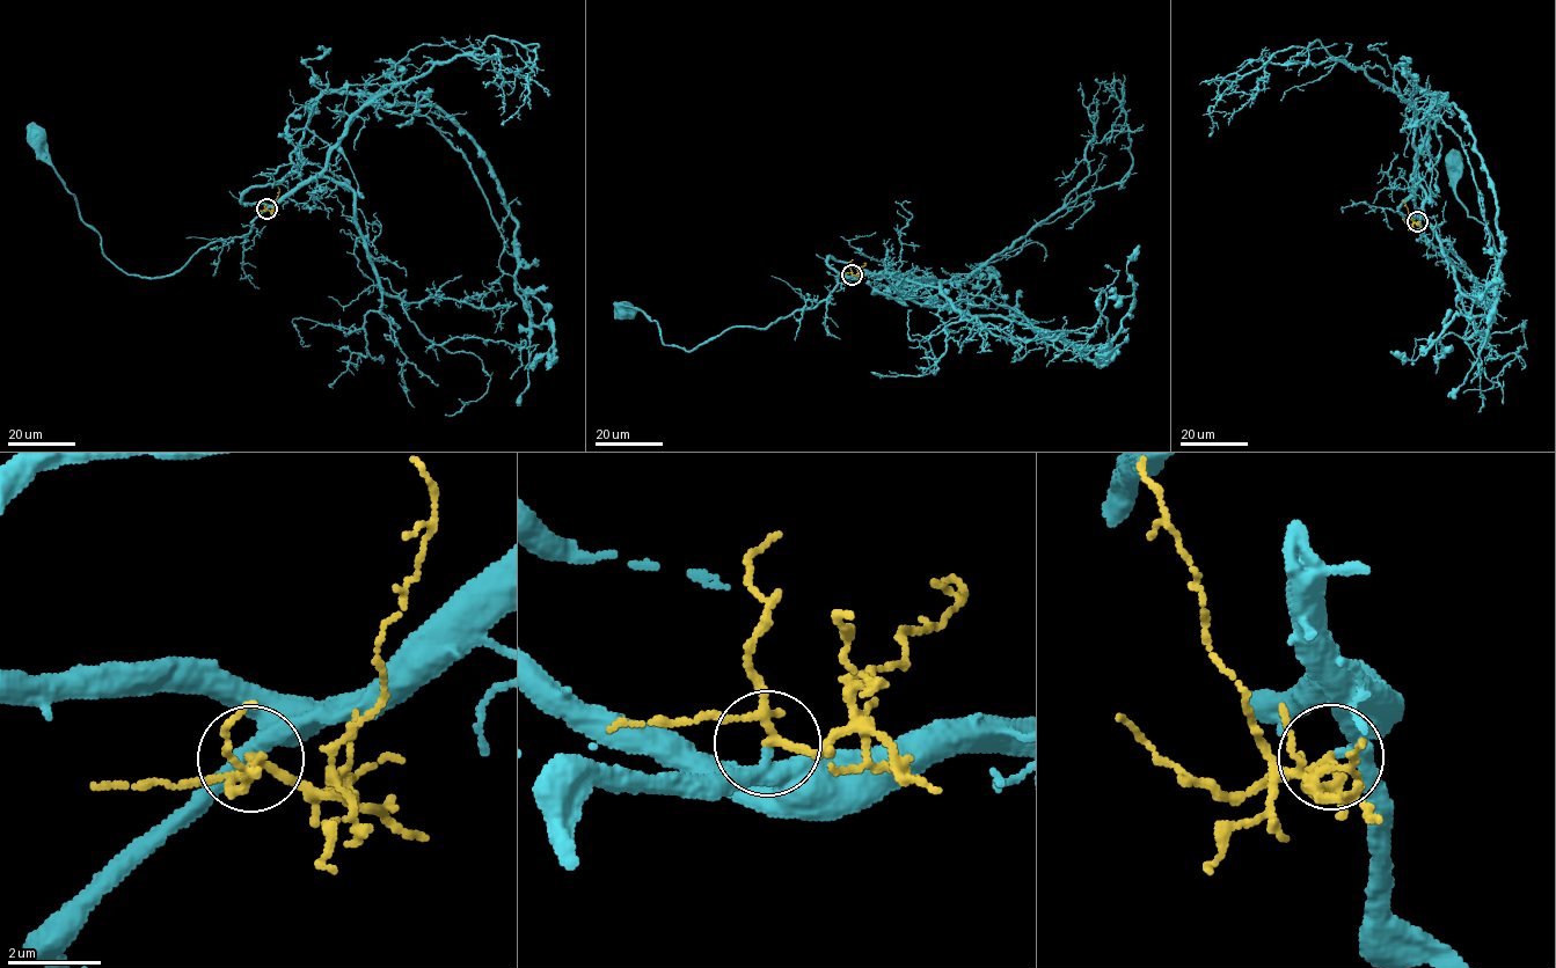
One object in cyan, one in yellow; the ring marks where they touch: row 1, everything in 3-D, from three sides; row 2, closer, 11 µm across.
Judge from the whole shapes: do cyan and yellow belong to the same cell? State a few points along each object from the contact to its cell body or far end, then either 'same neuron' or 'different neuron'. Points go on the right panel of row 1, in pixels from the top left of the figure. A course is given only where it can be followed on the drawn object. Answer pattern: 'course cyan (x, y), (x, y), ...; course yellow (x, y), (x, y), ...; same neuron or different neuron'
course cyan (1417, 222), (1434, 246), (1465, 263), (1477, 294), (1495, 287), (1502, 273), (1494, 241), (1456, 195), (1455, 161); course yellow (1417, 222), (1412, 221), (1403, 200); same neuron

